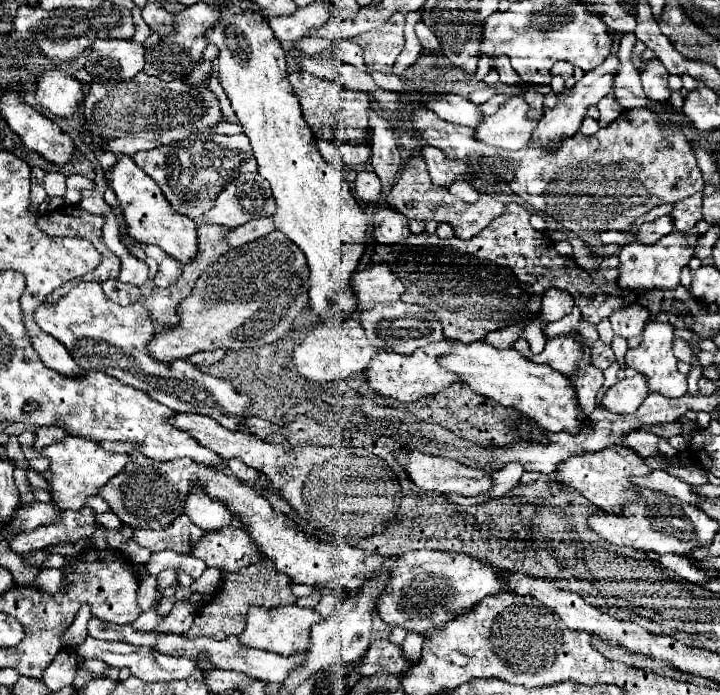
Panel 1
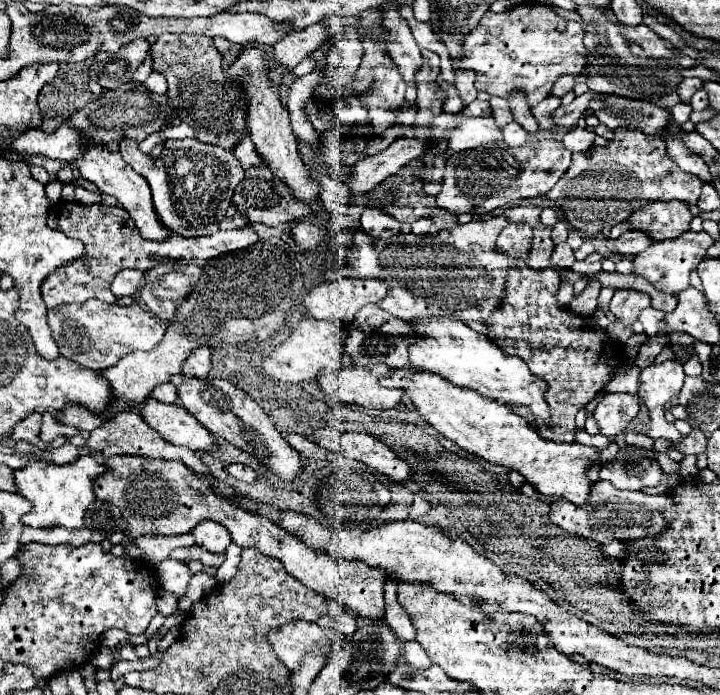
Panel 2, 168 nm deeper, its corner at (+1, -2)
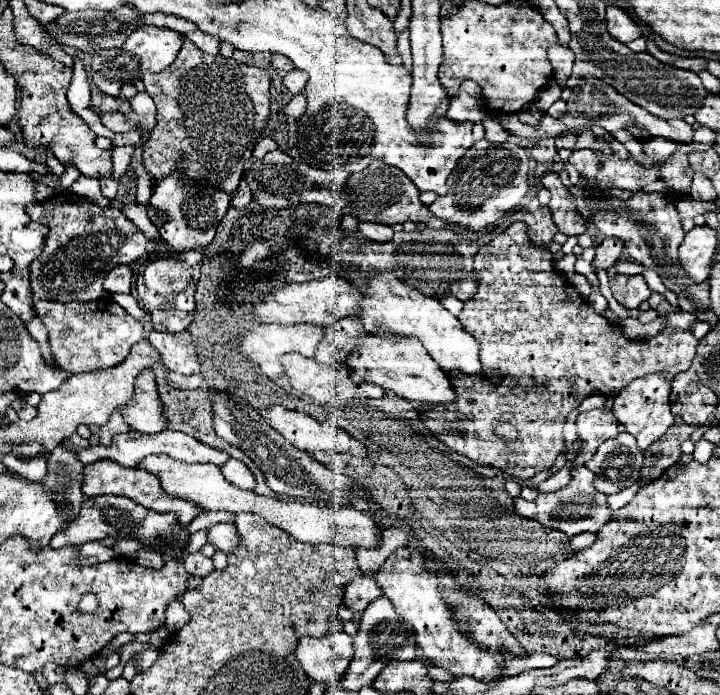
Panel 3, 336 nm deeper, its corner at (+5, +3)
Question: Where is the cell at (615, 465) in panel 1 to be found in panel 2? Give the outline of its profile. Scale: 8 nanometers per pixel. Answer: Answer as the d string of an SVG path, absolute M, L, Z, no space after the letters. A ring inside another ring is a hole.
M410 366L392 368L386 378L380 380L386 388L402 388L412 406L418 410L420 418L434 426L444 438L456 442L462 450L484 458L492 464L502 464L516 470L530 482L540 494L550 498L566 498L572 504L584 504L590 492L586 470L598 460L598 450L584 444L556 444L538 436L538 432L518 414L508 410L508 406L494 400L482 398L474 390L462 390L450 386L446 378L430 374L424 370L414 370Z

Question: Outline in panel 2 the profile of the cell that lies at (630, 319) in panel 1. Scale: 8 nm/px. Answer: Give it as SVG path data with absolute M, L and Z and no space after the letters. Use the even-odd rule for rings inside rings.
M632 288L616 290L614 298L610 300L610 310L622 324L634 324L638 320L638 314L648 306L650 306L650 296Z

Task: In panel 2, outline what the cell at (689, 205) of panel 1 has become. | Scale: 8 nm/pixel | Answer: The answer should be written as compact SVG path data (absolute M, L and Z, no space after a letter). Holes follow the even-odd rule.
M678 200L648 202L646 206L642 206L640 210L632 212L626 218L632 230L644 232L652 242L678 238L680 234L688 232L690 220L692 220L690 210L686 208L684 202Z

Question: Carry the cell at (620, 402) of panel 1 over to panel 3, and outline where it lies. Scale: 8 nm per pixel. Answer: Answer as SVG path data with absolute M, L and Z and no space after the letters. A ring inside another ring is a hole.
M600 407L600 409L580 413L576 425L578 425L578 439L584 443L582 453L574 459L576 465L584 465L594 455L600 443L618 435L618 421L614 417L612 407L610 409Z

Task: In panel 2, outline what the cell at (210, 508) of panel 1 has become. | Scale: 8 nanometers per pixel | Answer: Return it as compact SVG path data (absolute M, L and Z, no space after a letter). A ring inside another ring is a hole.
M202 522L200 526L194 528L192 534L194 534L198 546L202 546L214 554L222 554L232 544L230 532L226 532L226 528L218 526L216 522Z

